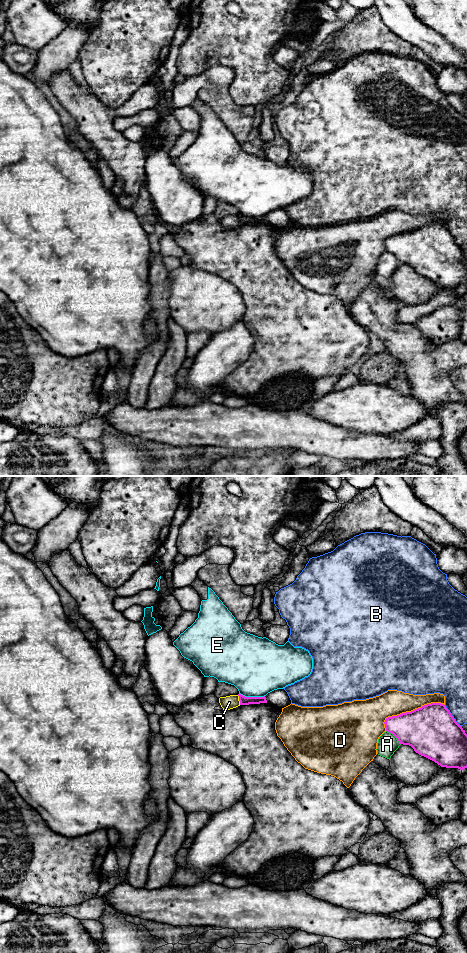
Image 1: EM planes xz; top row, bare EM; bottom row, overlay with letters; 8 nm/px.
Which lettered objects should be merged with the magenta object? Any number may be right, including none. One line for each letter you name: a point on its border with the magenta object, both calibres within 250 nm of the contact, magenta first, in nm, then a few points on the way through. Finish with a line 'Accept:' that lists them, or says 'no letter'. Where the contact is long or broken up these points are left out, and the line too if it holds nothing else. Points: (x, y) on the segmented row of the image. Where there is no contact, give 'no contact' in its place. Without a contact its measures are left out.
Accept: no letter

